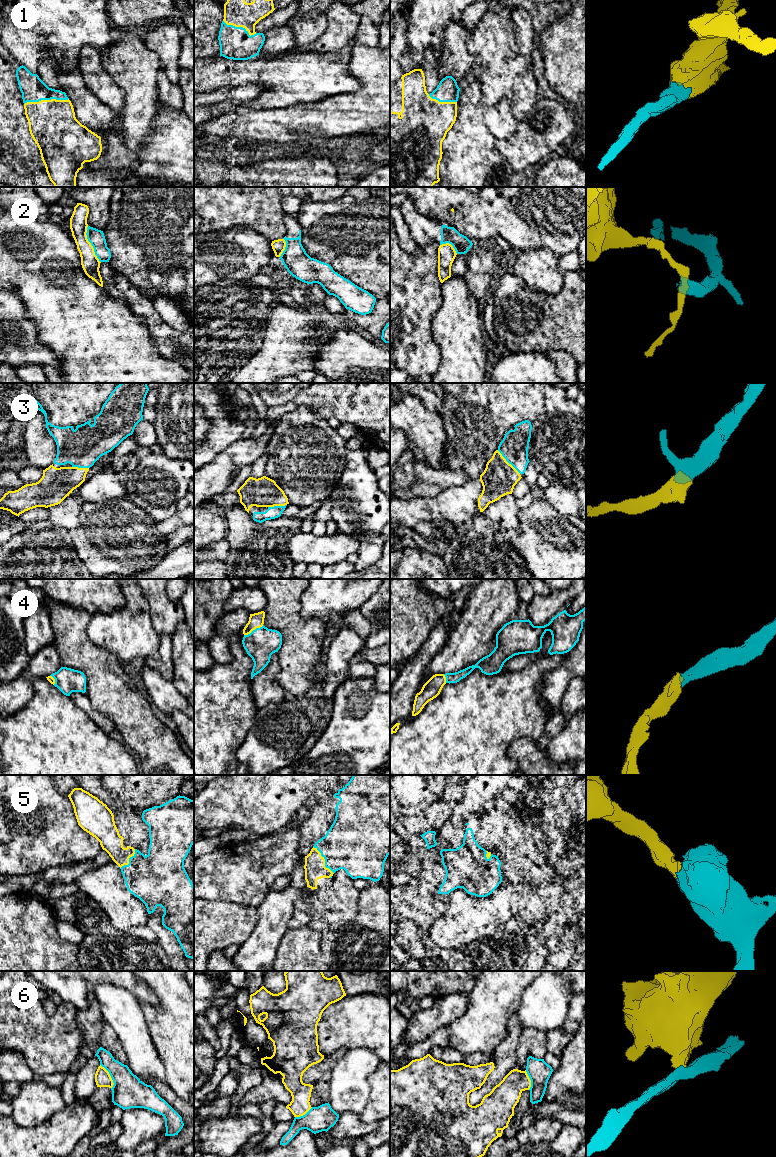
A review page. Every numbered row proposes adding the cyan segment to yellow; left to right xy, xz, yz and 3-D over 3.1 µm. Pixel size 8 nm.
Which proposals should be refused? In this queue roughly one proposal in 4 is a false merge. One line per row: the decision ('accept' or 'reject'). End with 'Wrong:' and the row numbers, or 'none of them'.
1: accept
2: reject
3: accept
4: accept
5: accept
6: reject
Wrong: 2, 6

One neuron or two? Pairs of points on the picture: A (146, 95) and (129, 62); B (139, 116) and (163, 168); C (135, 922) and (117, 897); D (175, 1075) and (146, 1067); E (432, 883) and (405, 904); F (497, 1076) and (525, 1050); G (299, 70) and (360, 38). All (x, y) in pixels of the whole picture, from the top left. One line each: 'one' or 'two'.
A: one
B: two
C: one
D: two
E: one
F: two
G: two

